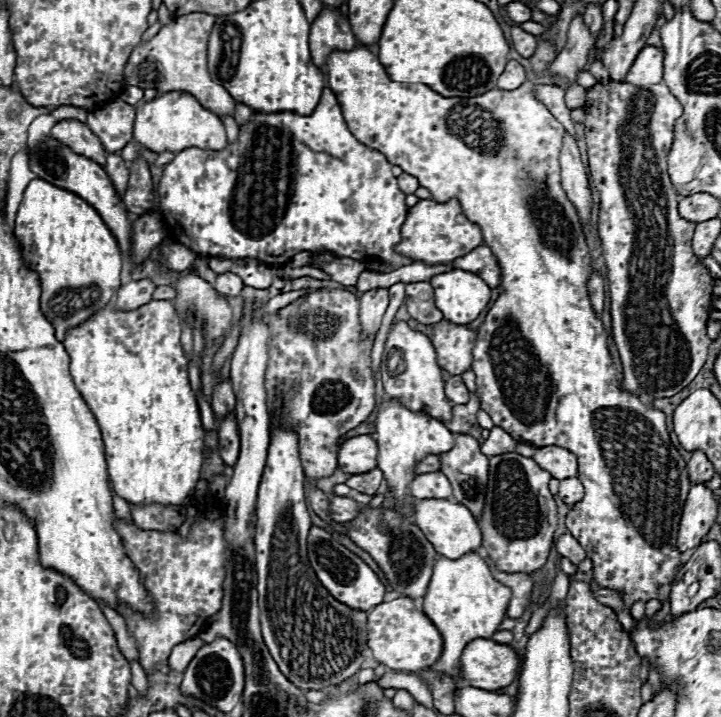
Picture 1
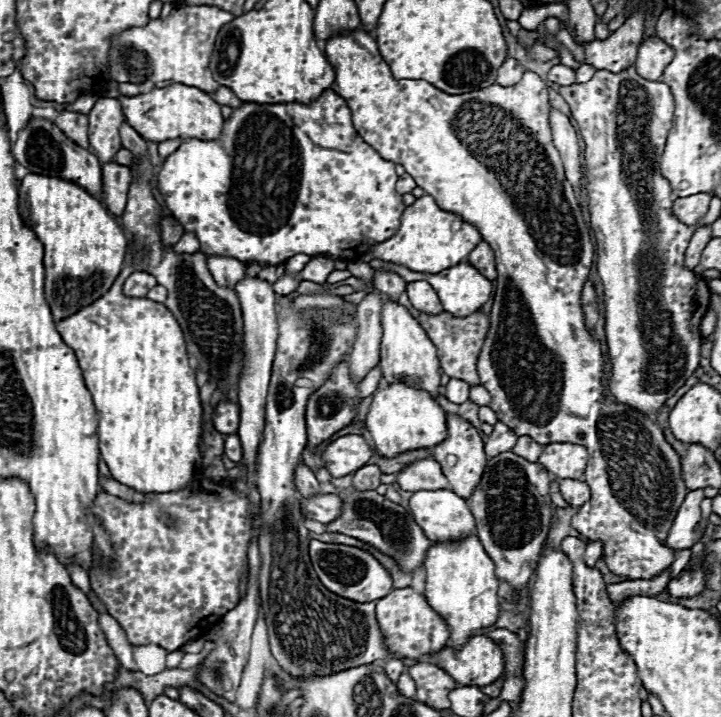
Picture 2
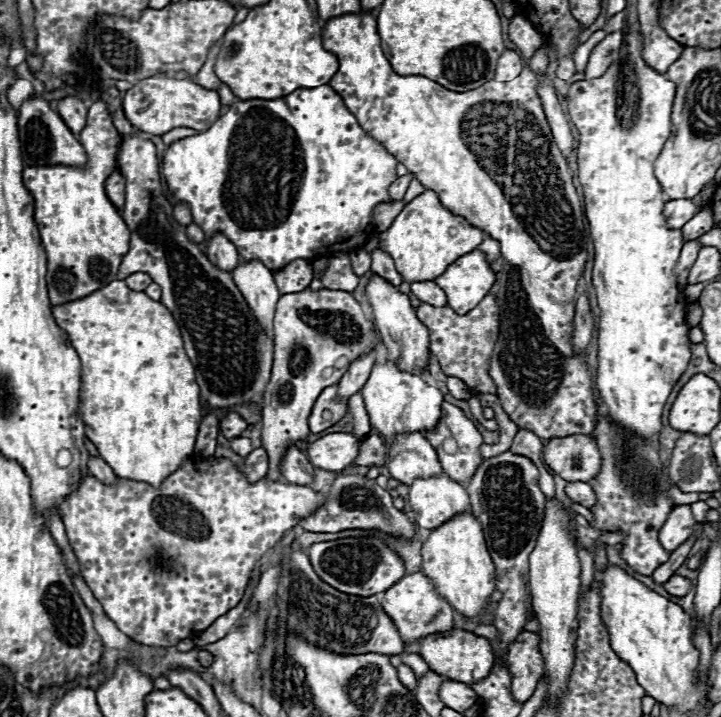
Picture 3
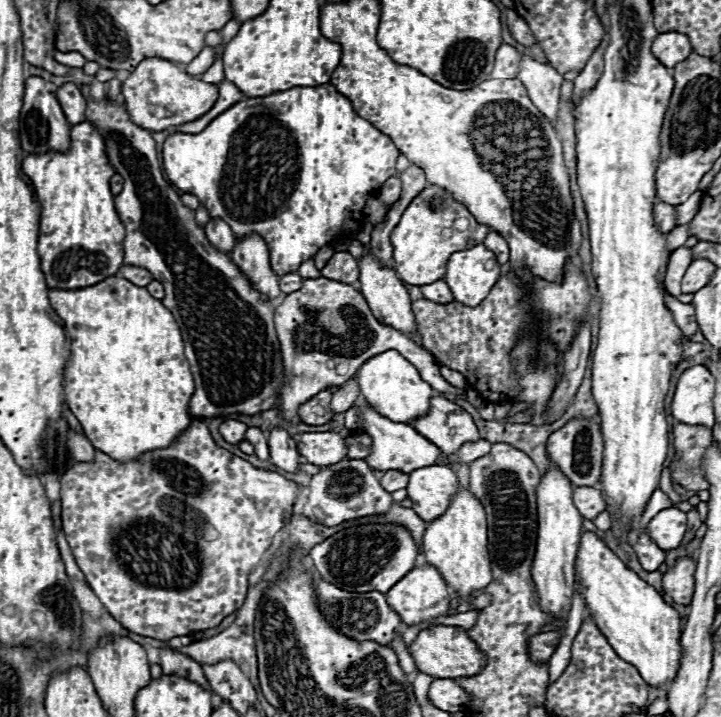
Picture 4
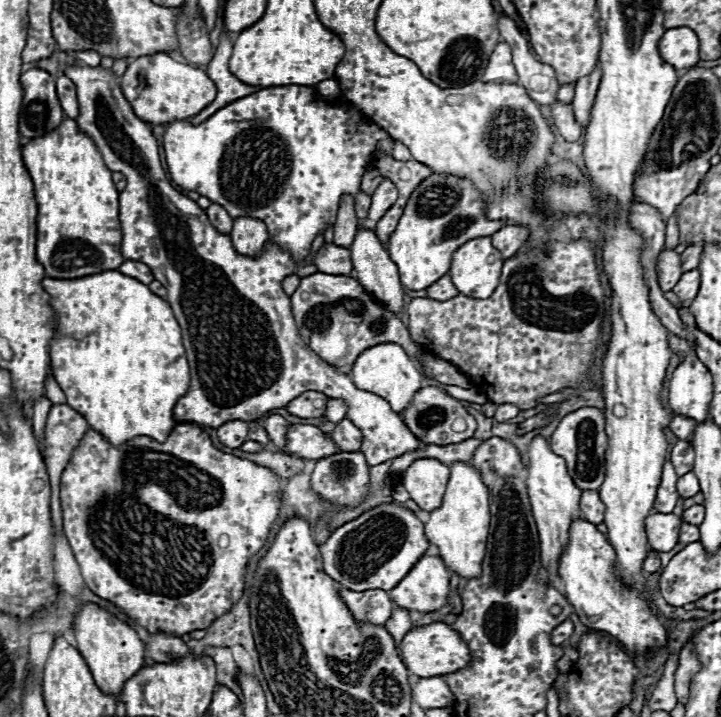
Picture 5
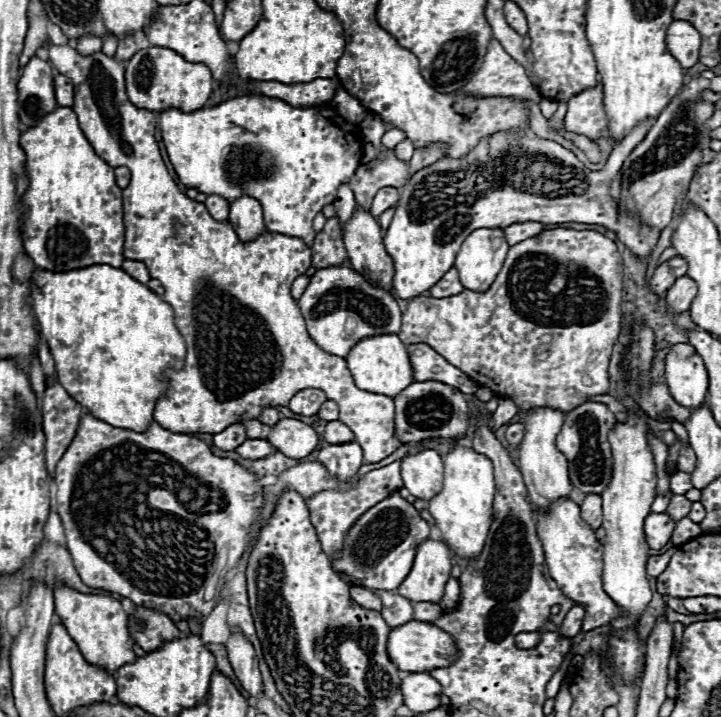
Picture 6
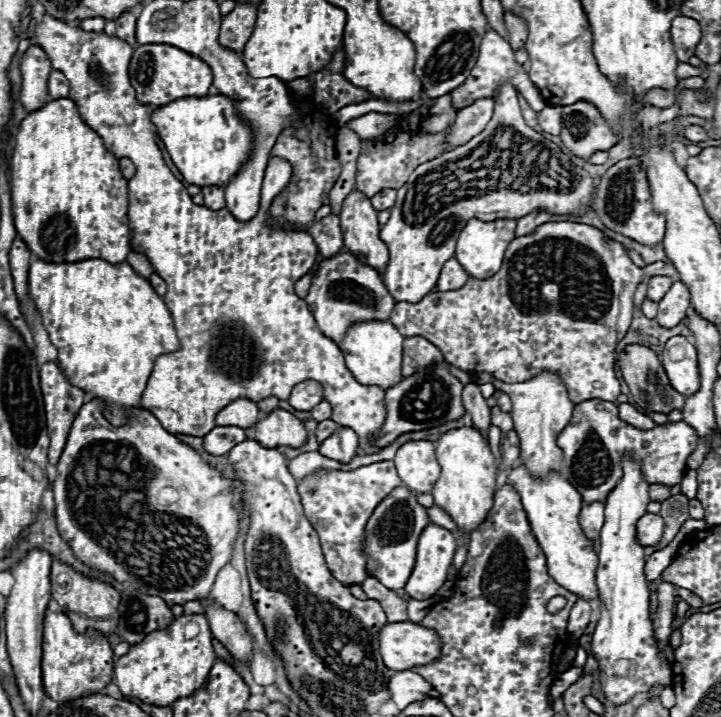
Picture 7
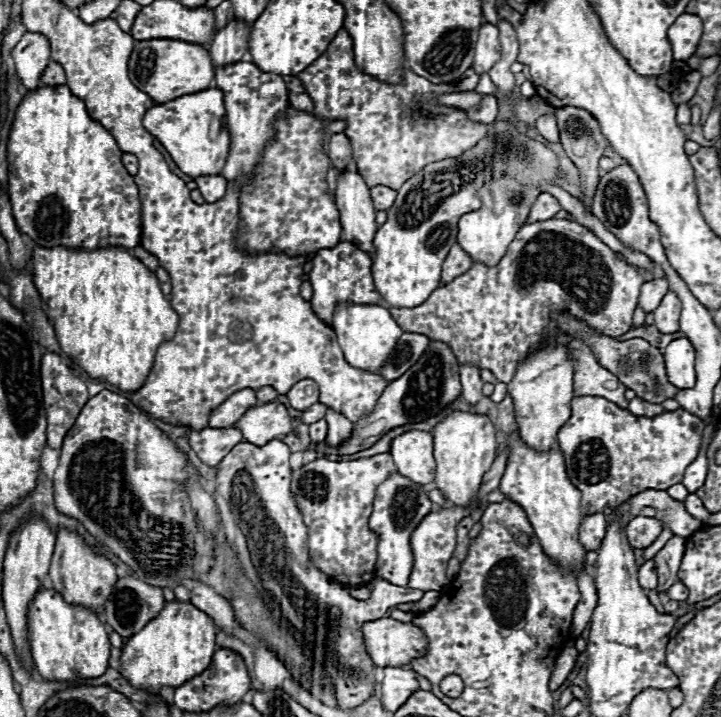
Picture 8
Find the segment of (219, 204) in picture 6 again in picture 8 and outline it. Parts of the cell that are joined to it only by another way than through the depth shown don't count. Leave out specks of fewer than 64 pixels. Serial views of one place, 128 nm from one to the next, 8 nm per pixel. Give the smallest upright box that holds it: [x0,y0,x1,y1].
[194,174,226,202]

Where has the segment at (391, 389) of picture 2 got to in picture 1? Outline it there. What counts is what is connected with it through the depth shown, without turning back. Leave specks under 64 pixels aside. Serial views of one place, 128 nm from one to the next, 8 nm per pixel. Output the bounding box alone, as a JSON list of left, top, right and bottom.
[374,398,454,502]

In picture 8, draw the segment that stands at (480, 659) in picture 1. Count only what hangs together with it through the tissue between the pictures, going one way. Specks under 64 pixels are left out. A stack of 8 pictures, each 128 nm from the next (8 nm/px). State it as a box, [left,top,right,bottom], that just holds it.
[362,616,426,666]

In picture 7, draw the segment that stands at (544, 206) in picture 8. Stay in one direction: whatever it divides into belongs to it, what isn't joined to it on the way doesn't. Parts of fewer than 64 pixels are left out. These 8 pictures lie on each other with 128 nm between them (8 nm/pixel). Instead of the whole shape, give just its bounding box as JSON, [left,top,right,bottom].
[516,210,552,236]

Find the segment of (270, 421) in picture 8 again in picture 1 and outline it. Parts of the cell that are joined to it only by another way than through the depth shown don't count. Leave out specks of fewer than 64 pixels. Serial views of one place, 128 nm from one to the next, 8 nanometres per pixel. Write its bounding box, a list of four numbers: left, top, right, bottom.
[338,434,378,474]

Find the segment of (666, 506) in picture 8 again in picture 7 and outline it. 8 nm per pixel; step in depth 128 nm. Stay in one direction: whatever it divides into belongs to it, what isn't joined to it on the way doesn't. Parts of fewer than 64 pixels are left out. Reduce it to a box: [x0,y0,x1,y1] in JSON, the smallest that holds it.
[648,484,670,502]

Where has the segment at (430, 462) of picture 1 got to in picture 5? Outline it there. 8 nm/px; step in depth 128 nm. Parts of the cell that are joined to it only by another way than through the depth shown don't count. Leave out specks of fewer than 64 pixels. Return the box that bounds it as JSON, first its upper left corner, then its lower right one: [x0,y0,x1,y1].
[330,418,362,452]

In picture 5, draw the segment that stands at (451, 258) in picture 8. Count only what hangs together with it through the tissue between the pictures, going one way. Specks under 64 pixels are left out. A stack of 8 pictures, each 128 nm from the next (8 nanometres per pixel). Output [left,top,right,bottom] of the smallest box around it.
[428,274,460,300]

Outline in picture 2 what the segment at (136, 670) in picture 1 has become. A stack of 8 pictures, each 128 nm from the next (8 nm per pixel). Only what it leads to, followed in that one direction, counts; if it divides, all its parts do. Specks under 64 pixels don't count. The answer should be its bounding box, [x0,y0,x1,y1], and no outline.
[98,612,136,670]

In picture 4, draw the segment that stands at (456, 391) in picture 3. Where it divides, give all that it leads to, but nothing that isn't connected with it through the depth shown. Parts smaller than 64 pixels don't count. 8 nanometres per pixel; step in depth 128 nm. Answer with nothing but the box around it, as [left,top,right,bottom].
[440,366,466,390]

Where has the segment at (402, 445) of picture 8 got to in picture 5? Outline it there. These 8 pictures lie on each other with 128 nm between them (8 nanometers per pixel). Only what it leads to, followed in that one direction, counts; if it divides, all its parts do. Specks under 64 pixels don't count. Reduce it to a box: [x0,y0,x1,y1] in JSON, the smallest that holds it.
[402,458,450,512]

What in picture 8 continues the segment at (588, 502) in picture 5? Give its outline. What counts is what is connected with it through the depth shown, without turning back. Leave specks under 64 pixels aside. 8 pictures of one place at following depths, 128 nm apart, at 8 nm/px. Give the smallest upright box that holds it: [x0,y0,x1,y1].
[580,514,606,550]

